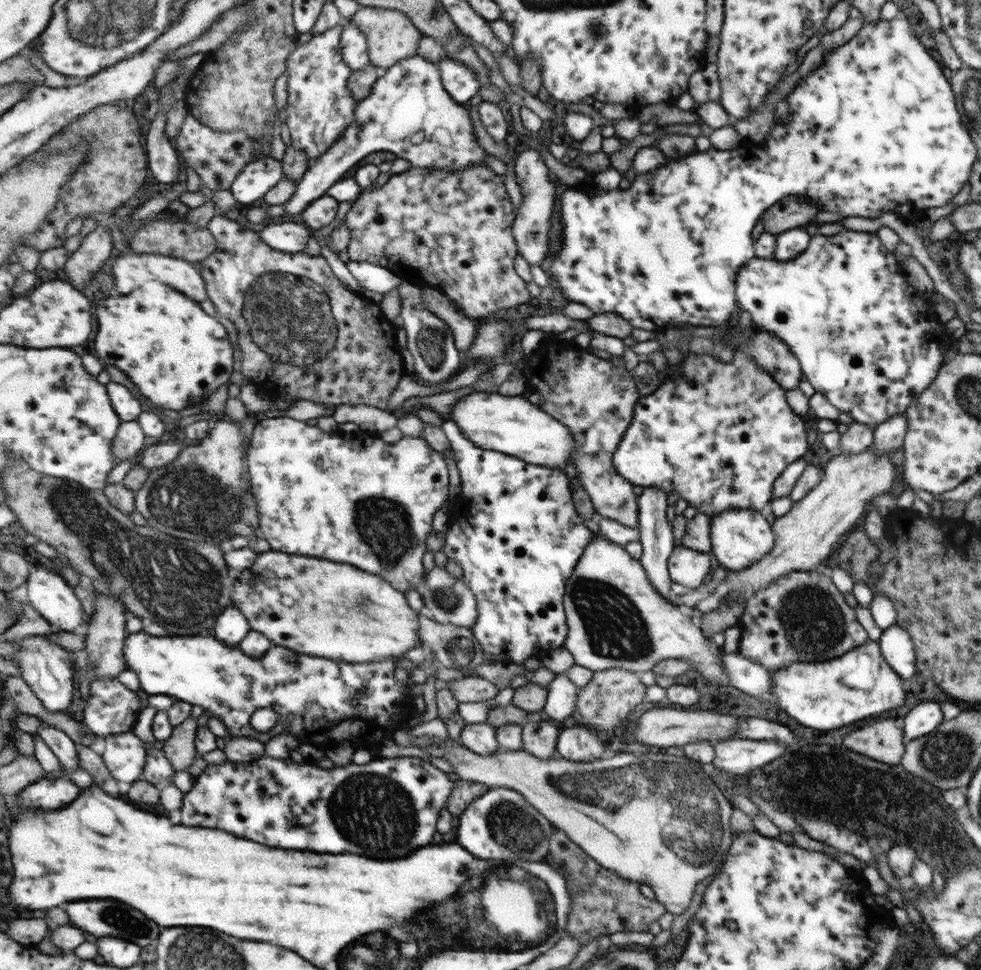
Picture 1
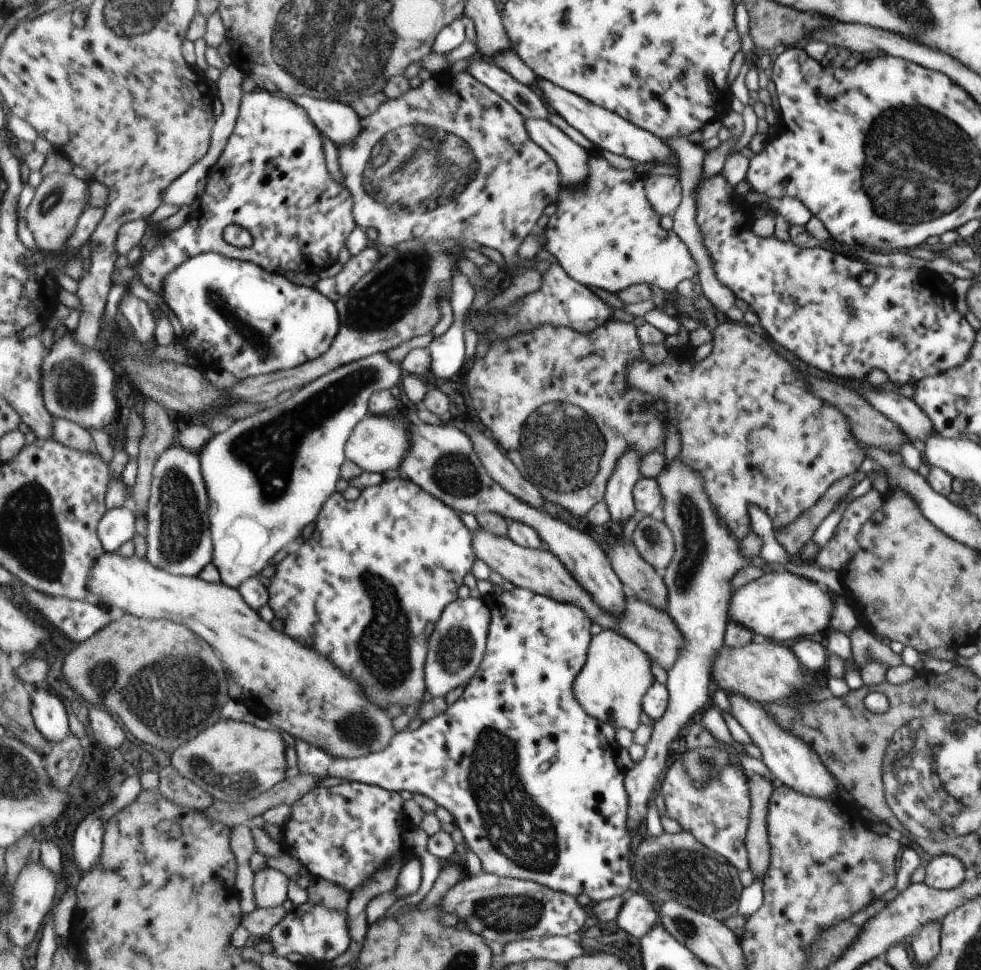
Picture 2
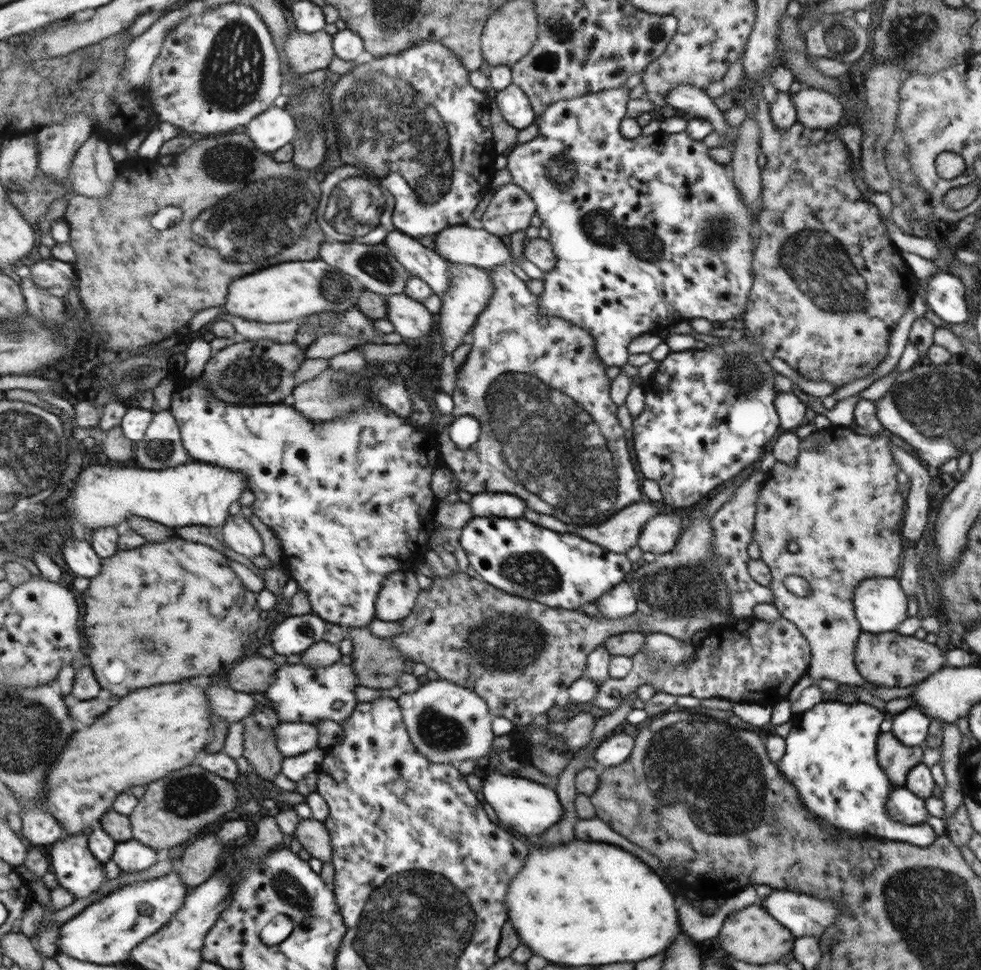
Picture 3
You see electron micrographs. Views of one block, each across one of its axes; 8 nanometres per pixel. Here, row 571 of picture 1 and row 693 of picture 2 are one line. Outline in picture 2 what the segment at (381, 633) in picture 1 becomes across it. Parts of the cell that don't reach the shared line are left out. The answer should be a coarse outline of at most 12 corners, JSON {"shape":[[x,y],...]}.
{"shape":[[107,552],[93,601],[190,626],[290,739],[356,760],[386,708],[240,589]]}

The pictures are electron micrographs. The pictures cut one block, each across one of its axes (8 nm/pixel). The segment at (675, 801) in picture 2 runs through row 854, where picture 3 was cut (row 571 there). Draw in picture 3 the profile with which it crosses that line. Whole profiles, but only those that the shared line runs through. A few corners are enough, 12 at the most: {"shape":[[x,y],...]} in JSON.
{"shape":[[754,472],[711,518],[713,560],[737,620],[772,604],[747,571],[756,500]]}

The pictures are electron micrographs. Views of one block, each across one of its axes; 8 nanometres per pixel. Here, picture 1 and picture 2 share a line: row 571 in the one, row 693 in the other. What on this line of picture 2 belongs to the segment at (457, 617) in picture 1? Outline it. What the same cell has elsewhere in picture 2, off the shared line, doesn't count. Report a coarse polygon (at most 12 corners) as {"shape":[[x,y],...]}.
{"shape":[[480,598],[443,611],[424,674],[445,698],[479,672],[490,624]]}

